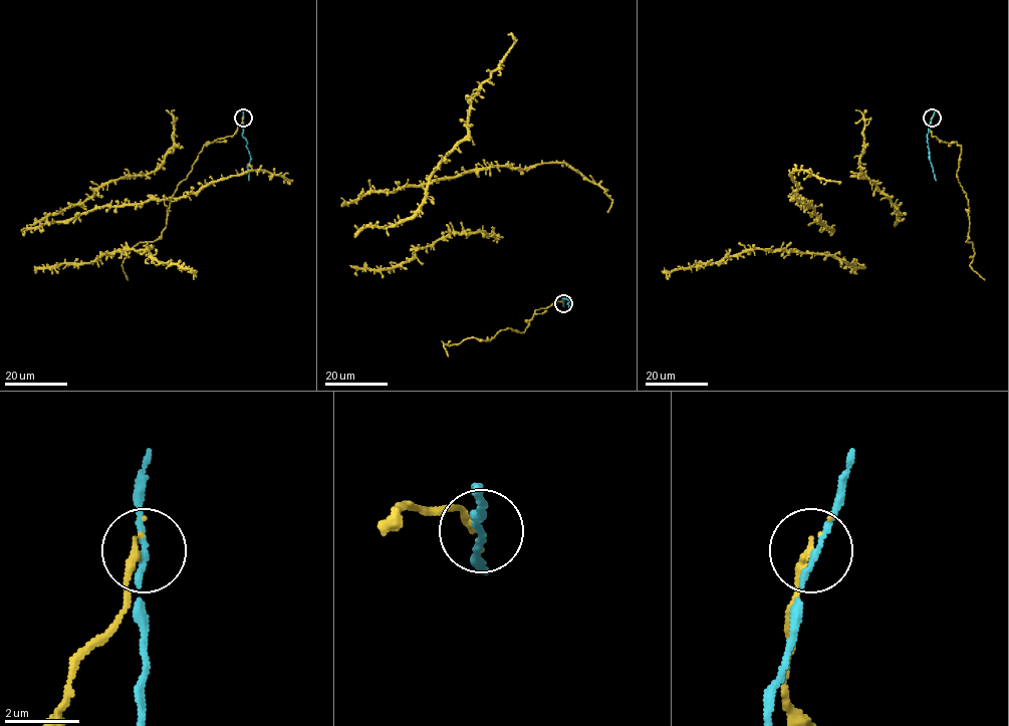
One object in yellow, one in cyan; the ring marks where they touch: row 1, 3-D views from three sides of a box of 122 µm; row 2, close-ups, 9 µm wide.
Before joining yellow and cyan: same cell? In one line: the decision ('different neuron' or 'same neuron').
different neuron

